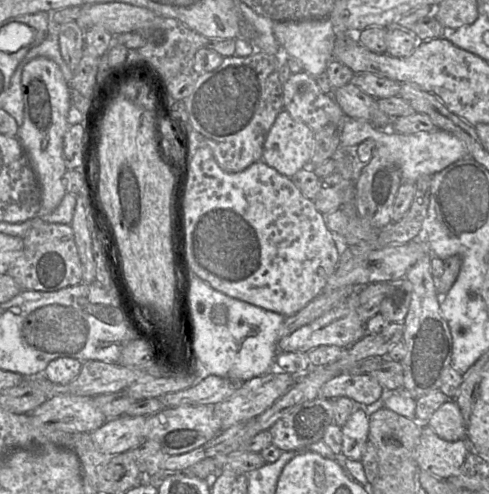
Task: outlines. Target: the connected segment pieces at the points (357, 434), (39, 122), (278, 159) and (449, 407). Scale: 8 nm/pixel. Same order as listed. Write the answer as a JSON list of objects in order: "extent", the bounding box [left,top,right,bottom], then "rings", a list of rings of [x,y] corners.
[{"extent":[341,407,371,461],"rings":[[[358,407],[353,414],[350,416],[346,424],[341,427],[342,429],[342,450],[341,455],[344,459],[351,459],[355,461],[360,461],[366,443],[368,442],[369,436],[369,411],[371,409],[365,409],[363,407]]]},{"extent":[17,56,71,213],"rings":[[[43,56],[29,61],[21,74],[23,96],[23,122],[17,138],[26,152],[37,175],[41,190],[40,213],[54,211],[66,194],[63,175],[67,168],[63,157],[64,135],[71,126],[67,117],[70,107],[70,92],[59,66]]]},{"extent":[262,110,315,177],"rings":[[[282,110],[264,142],[262,161],[280,174],[292,177],[309,166],[314,148],[315,132]]]},{"extent":[429,400,466,442],"rings":[[[448,400],[436,410],[429,421],[429,426],[438,437],[449,442],[466,439],[465,427],[461,410],[455,400]]]}]

